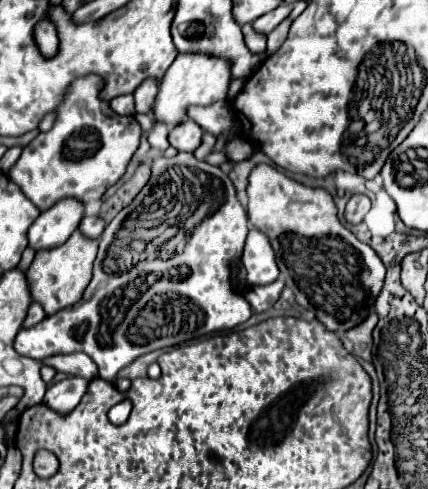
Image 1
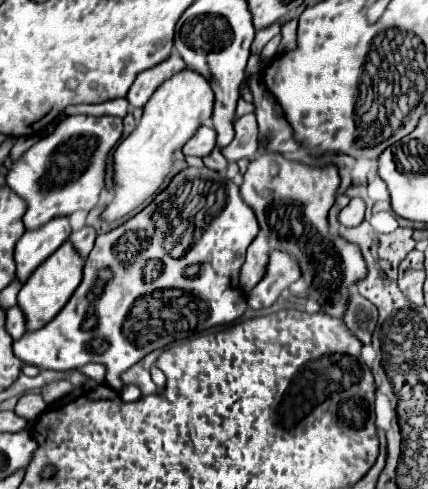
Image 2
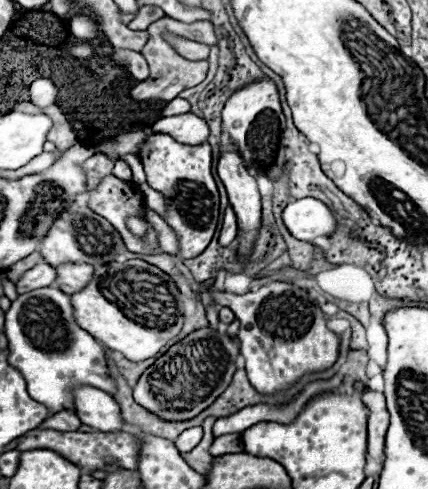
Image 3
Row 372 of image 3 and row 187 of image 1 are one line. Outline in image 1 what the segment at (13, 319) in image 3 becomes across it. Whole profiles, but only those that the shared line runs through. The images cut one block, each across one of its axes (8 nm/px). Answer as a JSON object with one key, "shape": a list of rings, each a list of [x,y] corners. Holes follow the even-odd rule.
{"shape":[[[96,74],[76,78],[72,86],[68,86],[68,92],[64,94],[58,108],[54,110],[56,114],[54,126],[48,132],[38,134],[30,144],[26,144],[22,156],[8,172],[10,180],[16,182],[22,188],[24,196],[30,198],[42,212],[66,196],[80,198],[82,202],[100,200],[102,194],[124,176],[126,166],[130,164],[134,152],[140,146],[140,138],[142,138],[140,124],[136,122],[134,116],[120,116],[110,108],[110,102],[100,100],[102,88],[104,88],[104,80]]]}

